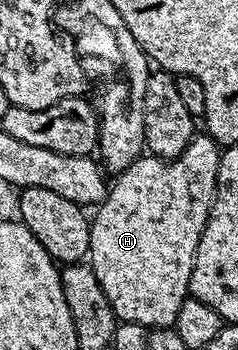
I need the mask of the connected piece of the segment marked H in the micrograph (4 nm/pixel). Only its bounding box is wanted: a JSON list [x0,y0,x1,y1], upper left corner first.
[88,134,220,330]

